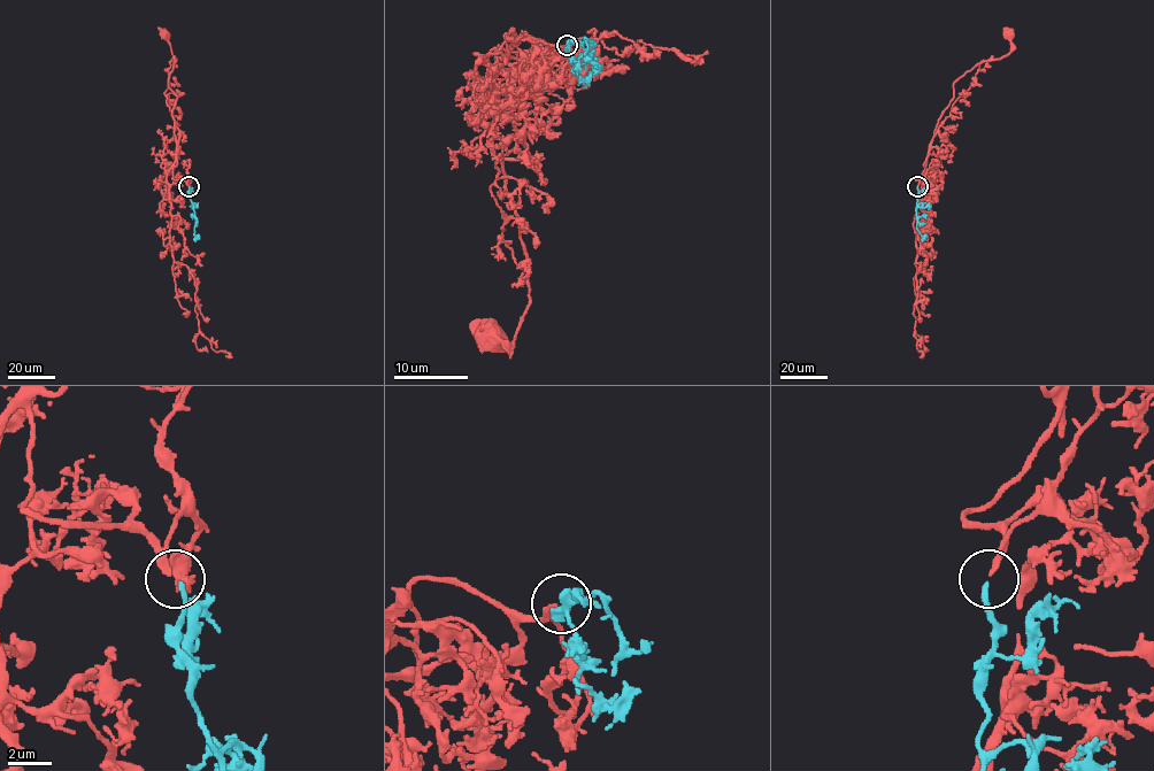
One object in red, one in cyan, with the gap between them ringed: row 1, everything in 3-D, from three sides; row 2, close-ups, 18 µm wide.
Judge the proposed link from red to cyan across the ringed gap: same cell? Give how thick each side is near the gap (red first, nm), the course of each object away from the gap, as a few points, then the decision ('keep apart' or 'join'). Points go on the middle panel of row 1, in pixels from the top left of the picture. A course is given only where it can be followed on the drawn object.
240/190 nm | red via (566, 45), (516, 39), (529, 81), (516, 131), (531, 159), (502, 159), (529, 306), (510, 344), (491, 340) | cyan via (568, 44), (583, 41), (585, 38), (594, 44), (586, 41), (585, 54), (594, 62), (594, 74) | join

